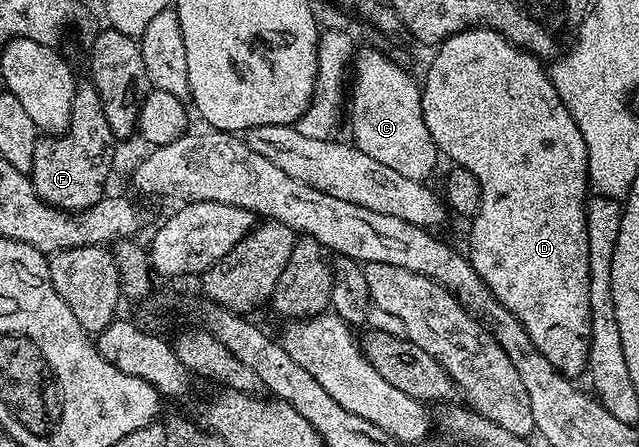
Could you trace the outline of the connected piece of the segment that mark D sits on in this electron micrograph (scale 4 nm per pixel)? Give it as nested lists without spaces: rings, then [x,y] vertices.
[[[474,28],[471,30],[464,30],[455,36],[451,36],[447,41],[440,43],[436,47],[433,59],[429,62],[429,71],[425,74],[425,82],[420,83],[421,88],[421,107],[423,108],[423,120],[427,124],[427,132],[431,132],[431,140],[437,146],[438,151],[442,155],[445,154],[450,158],[450,163],[453,166],[462,166],[467,168],[475,176],[475,180],[479,180],[481,185],[481,203],[477,209],[477,213],[471,219],[473,227],[469,230],[469,250],[467,249],[467,257],[469,262],[475,268],[475,272],[483,280],[483,284],[487,284],[487,288],[491,288],[493,295],[499,300],[499,304],[503,304],[503,308],[510,310],[513,315],[519,320],[519,324],[527,330],[527,336],[531,338],[531,344],[535,344],[535,348],[553,365],[559,373],[566,376],[574,376],[573,374],[584,375],[589,365],[589,349],[591,348],[591,304],[589,303],[589,241],[587,240],[587,224],[585,223],[587,217],[587,209],[585,210],[585,190],[590,189],[589,185],[589,161],[587,160],[587,144],[583,140],[583,136],[579,132],[579,128],[575,124],[575,120],[571,116],[571,112],[567,112],[567,108],[563,104],[563,100],[559,100],[559,92],[555,92],[552,80],[549,79],[548,69],[543,65],[542,59],[536,58],[534,54],[527,50],[522,50],[521,47],[513,45],[508,38],[503,37],[501,33],[492,28]]]

